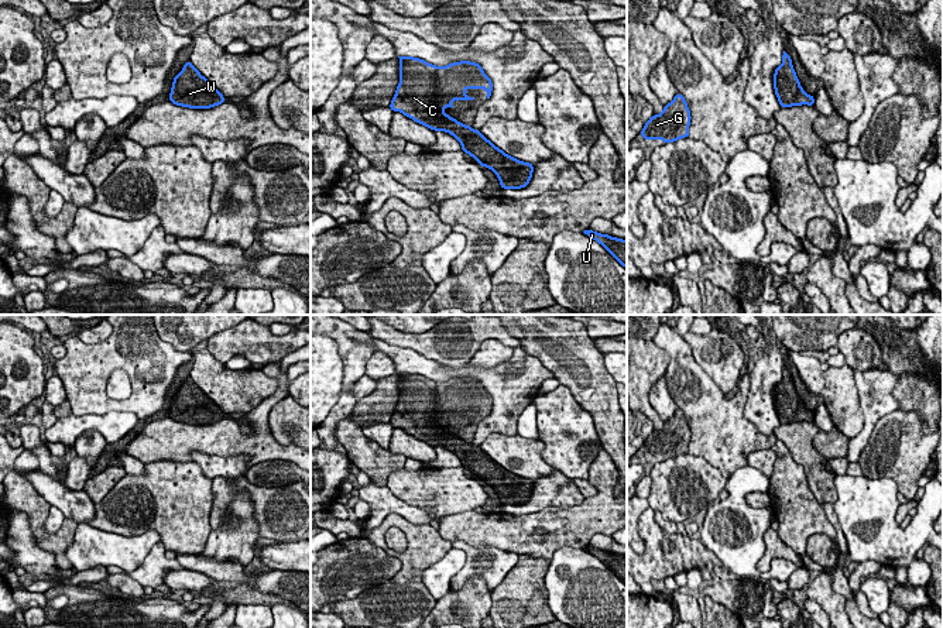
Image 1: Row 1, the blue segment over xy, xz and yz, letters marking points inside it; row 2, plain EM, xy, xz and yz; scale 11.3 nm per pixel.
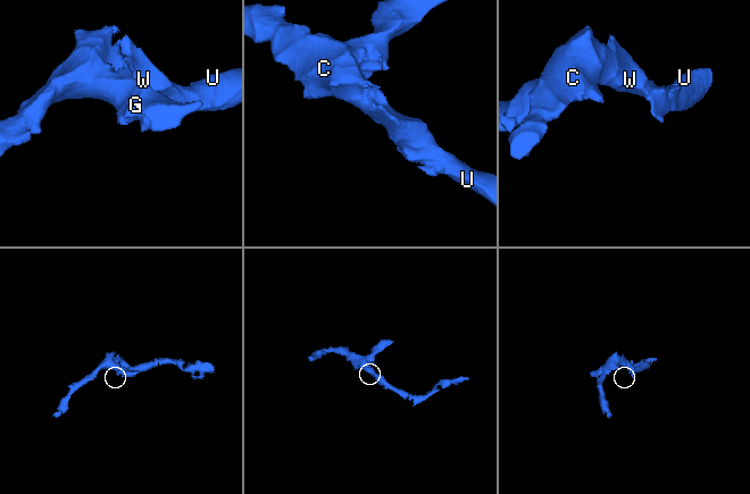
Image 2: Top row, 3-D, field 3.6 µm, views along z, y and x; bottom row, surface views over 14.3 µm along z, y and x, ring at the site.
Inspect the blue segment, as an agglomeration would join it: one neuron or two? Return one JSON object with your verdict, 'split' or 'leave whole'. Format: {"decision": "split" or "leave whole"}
{"decision": "leave whole"}

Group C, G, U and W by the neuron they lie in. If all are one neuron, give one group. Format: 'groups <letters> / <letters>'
groups C G U W

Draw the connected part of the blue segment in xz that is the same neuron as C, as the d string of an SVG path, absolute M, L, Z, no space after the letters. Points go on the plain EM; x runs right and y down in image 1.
M414 373L398 374L400 399L390 419L392 428L433 447L453 452L463 469L497 491L501 505L522 505L529 500L534 480L505 470L480 446L473 446L443 428L445 423L455 423L453 416L473 416L474 413L464 409L466 405L486 405L490 415L493 398L479 380L460 377L436 382Z

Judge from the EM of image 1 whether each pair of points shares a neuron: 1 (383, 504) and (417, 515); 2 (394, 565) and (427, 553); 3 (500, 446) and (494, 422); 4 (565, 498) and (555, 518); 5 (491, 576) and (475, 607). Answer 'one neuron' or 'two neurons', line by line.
1: one neuron
2: two neurons
3: two neurons
4: two neurons
5: two neurons

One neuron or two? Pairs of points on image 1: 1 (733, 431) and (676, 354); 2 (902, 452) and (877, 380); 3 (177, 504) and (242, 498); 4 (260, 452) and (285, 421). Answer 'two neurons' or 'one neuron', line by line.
1: one neuron
2: two neurons
3: two neurons
4: two neurons

